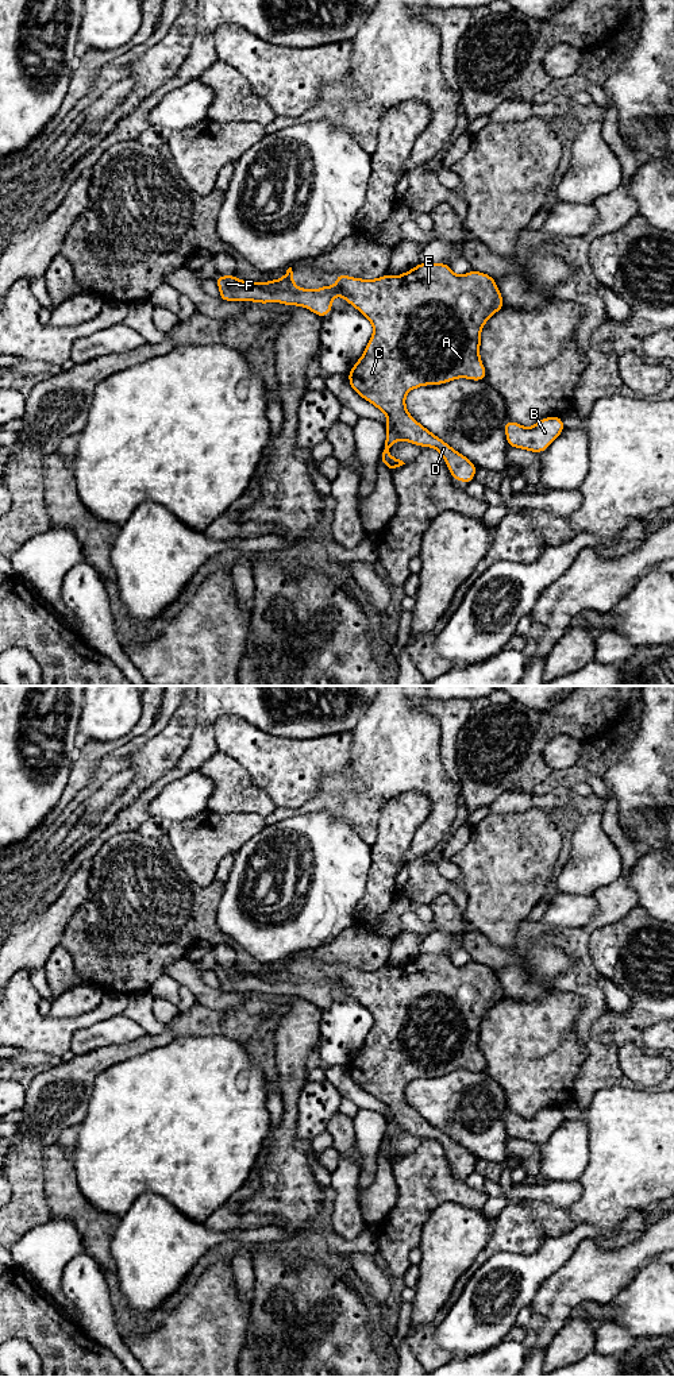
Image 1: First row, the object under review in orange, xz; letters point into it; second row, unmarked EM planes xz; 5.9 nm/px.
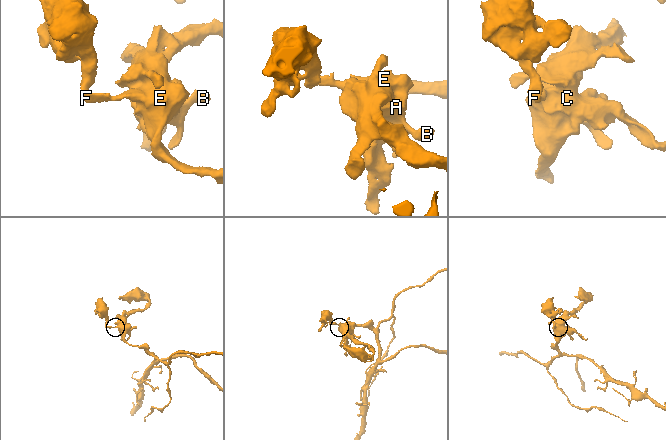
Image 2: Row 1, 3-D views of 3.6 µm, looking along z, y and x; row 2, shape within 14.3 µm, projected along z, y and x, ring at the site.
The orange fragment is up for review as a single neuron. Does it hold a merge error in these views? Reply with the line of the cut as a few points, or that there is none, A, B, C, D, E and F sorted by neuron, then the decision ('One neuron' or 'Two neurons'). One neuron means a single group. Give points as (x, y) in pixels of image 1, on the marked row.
No split. Groups: A B C D E F. One neuron

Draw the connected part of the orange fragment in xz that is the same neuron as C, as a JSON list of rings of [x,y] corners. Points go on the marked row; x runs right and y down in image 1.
[[[419,263],[401,275],[385,274],[377,279],[336,274],[338,279],[332,288],[324,285],[317,290],[297,288],[293,282],[292,267],[286,270],[281,281],[255,284],[238,279],[234,274],[216,275],[215,281],[220,288],[219,298],[223,301],[301,305],[320,317],[331,312],[332,298],[340,294],[369,319],[374,328],[365,354],[347,375],[354,392],[388,416],[388,433],[380,460],[390,471],[405,464],[388,455],[388,450],[397,440],[420,447],[434,447],[442,454],[452,478],[470,483],[477,466],[419,424],[405,408],[405,396],[412,389],[424,385],[442,385],[457,378],[486,379],[486,371],[479,359],[479,335],[486,320],[504,308],[502,296],[494,278],[474,270],[465,275],[455,275],[450,265],[446,263]]]

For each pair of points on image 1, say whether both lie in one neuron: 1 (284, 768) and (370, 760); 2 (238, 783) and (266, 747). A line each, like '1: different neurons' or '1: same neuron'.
1: different neurons
2: different neurons

